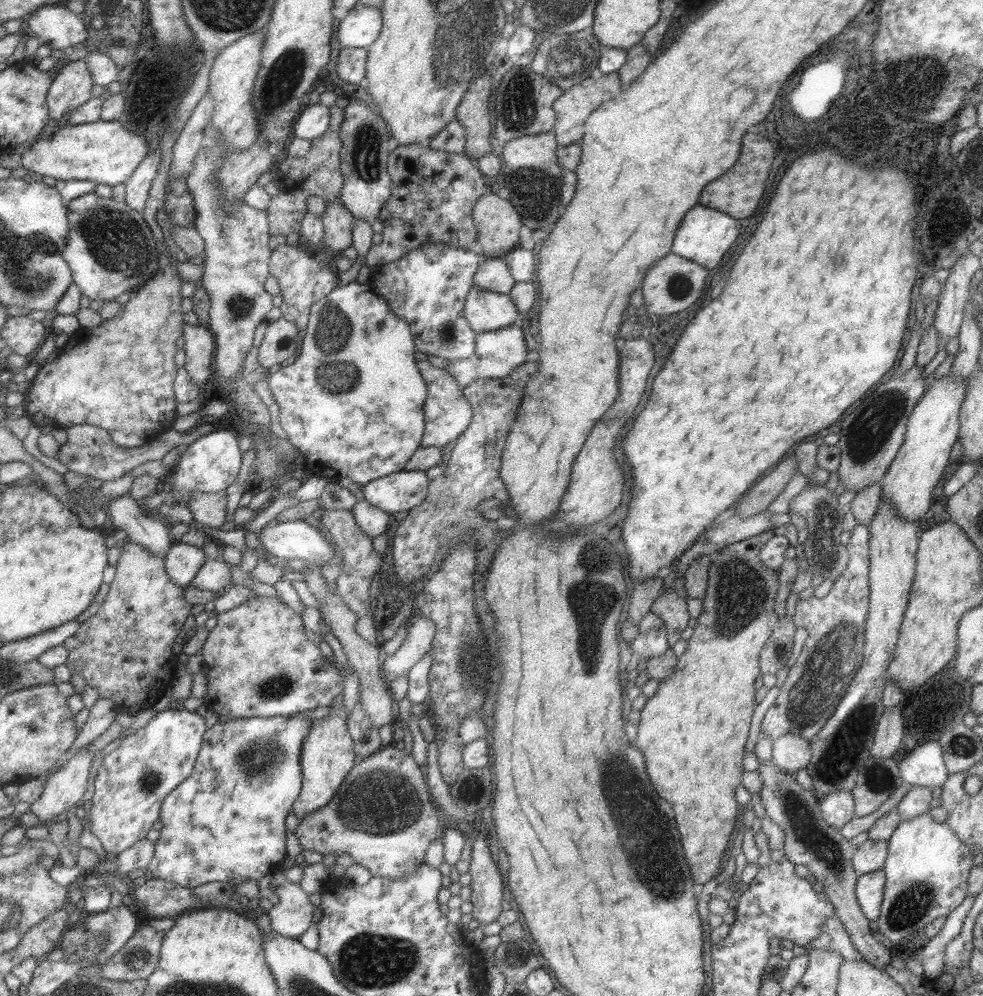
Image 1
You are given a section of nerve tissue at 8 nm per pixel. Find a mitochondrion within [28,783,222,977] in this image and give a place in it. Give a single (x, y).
(137, 957)

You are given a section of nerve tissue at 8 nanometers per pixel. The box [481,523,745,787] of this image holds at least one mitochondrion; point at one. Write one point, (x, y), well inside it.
(590, 606)

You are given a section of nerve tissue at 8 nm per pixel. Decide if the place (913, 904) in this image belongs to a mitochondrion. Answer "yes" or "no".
yes

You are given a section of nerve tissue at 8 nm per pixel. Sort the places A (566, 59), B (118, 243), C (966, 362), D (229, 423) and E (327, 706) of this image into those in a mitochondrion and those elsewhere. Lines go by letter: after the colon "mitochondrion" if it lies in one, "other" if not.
A: mitochondrion
B: mitochondrion
C: other
D: other
E: other

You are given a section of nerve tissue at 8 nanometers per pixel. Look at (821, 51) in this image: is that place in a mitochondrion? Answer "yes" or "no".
no

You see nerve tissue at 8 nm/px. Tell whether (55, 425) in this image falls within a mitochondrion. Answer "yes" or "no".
no

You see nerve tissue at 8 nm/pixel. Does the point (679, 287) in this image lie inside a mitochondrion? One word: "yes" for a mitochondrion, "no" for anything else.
yes

